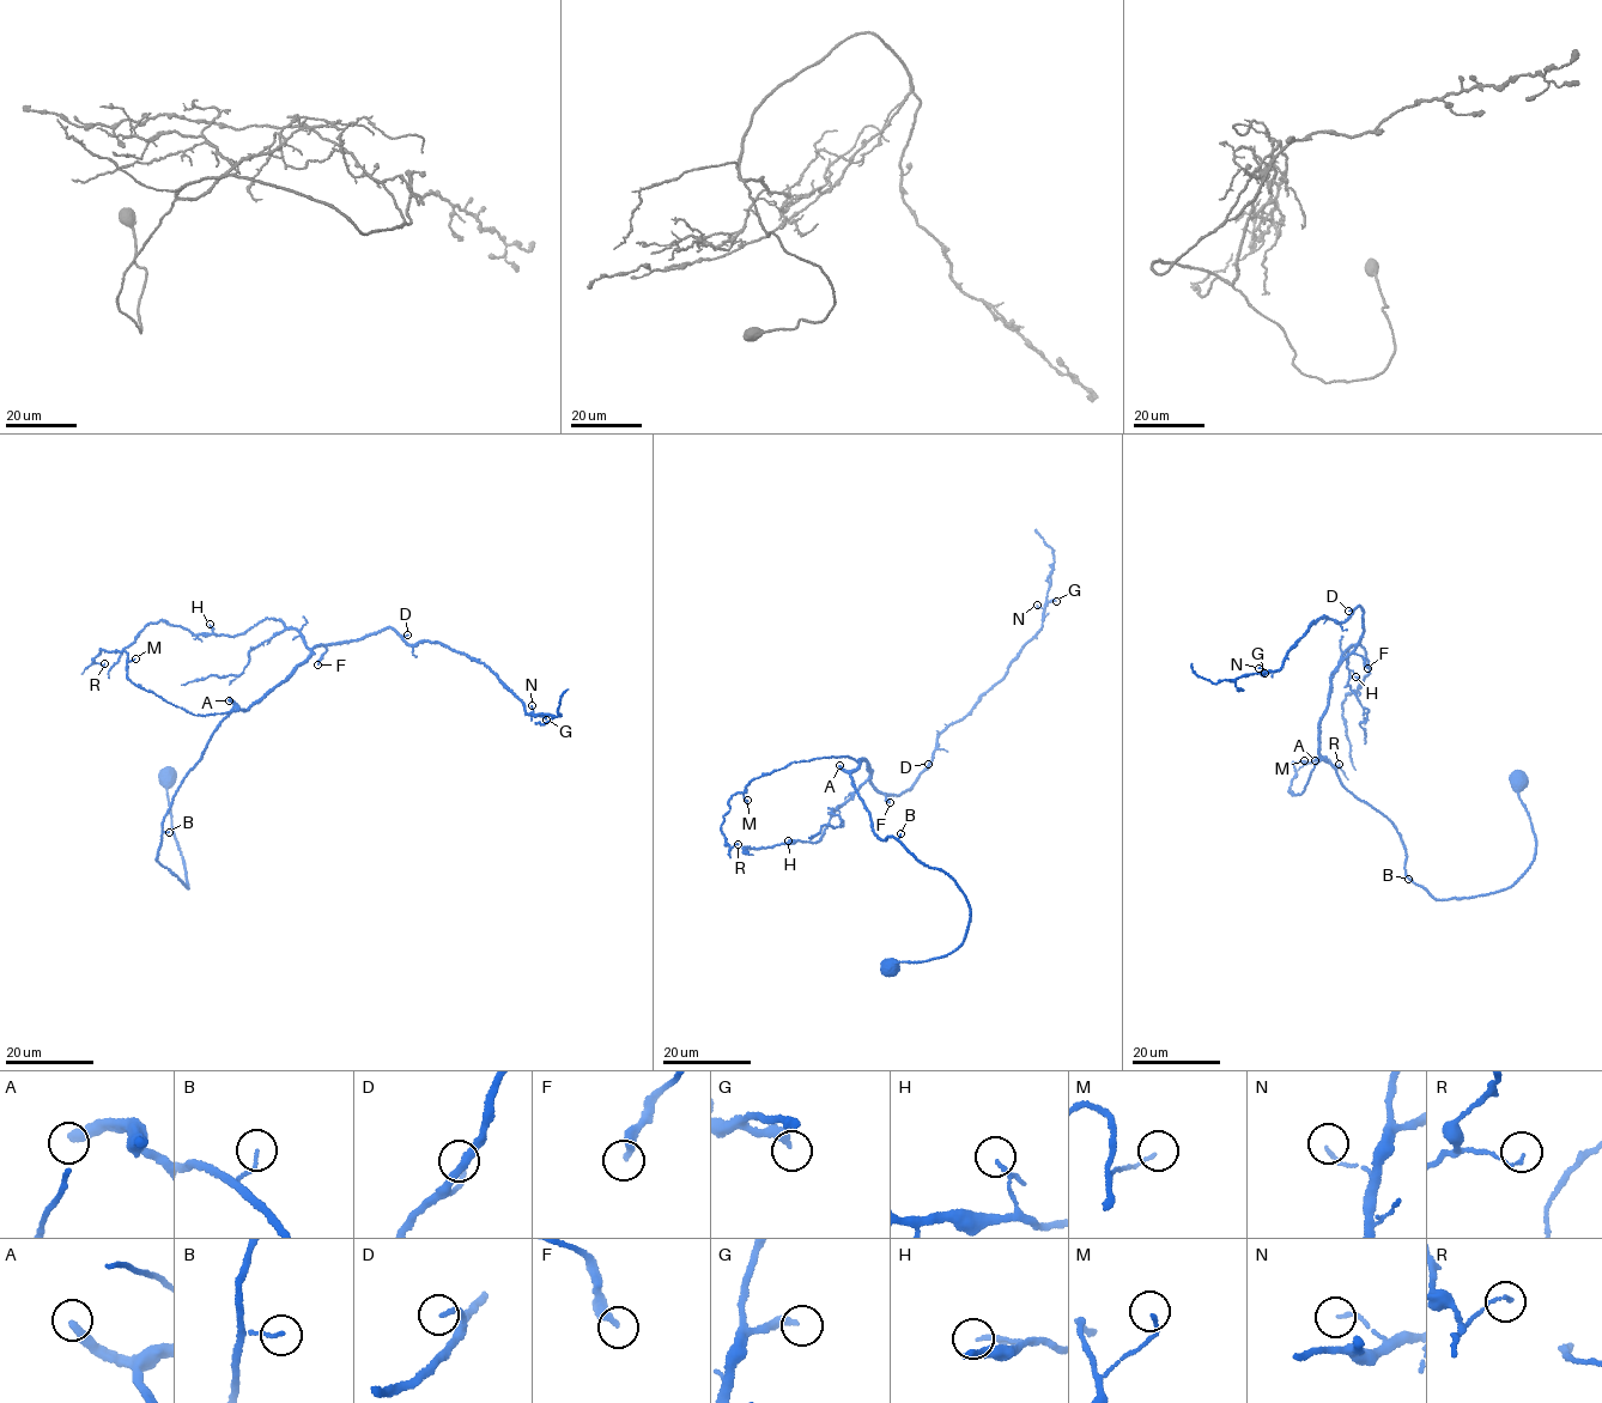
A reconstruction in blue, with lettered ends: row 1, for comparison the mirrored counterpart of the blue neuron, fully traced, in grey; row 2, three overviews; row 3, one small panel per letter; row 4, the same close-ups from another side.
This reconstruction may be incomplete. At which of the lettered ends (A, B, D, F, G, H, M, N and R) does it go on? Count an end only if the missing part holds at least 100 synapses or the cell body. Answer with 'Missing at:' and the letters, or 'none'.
Missing at: A

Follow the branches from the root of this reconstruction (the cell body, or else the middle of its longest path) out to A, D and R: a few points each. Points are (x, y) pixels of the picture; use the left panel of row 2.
A: (169, 778), (171, 824), (188, 888), (158, 862), (163, 819), (183, 778), (234, 705), (229, 700)
D: (169, 778), (188, 888), (158, 862), (163, 819), (223, 720), (279, 684), (316, 647), (389, 627), (407, 635)
R: (169, 778), (188, 888), (158, 862), (163, 817), (246, 709), (195, 715), (127, 678), (125, 653), (104, 663)

